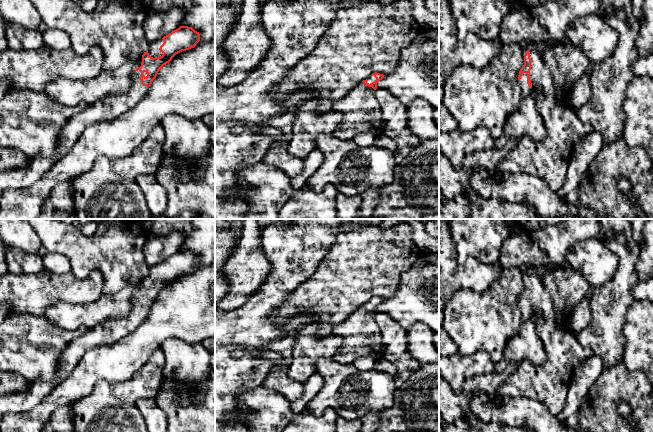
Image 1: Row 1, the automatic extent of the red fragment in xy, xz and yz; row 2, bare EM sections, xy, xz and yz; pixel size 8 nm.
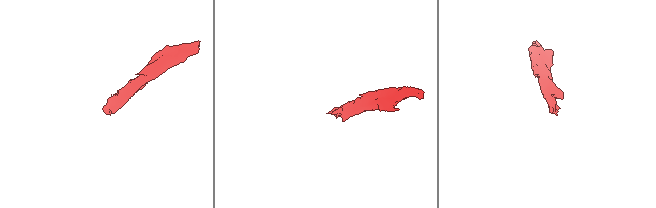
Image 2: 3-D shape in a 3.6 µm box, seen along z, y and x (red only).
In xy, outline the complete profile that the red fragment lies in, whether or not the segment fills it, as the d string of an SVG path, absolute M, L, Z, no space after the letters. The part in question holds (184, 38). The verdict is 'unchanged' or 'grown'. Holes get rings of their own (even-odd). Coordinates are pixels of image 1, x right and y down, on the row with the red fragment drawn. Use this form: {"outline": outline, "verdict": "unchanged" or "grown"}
{"outline": "M180 26L162 39L149 44L149 49L140 58L140 65L133 72L130 90L89 104L84 110L74 114L62 128L59 150L53 155L34 156L28 158L28 164L24 168L0 172L0 196L7 189L27 188L38 182L71 150L86 127L111 121L134 108L149 92L159 70L176 54L194 48L199 41L199 32L192 27Z", "verdict": "grown"}

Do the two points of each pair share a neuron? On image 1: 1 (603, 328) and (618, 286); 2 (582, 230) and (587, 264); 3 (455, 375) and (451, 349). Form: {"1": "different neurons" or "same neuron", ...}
{"1": "same neuron", "2": "different neurons", "3": "different neurons"}

